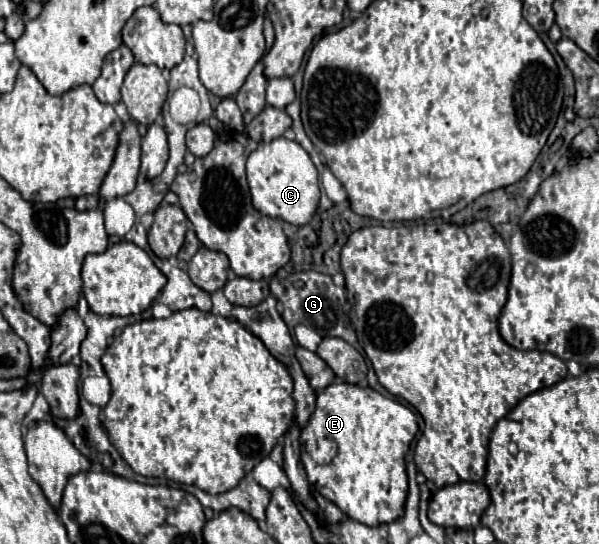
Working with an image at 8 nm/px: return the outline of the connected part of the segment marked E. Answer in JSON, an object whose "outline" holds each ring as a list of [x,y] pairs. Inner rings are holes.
{"outline":[[[334,382],[316,398],[316,410],[300,434],[302,464],[310,484],[348,518],[366,526],[404,516],[408,476],[404,456],[418,432],[416,414],[372,388]]]}

